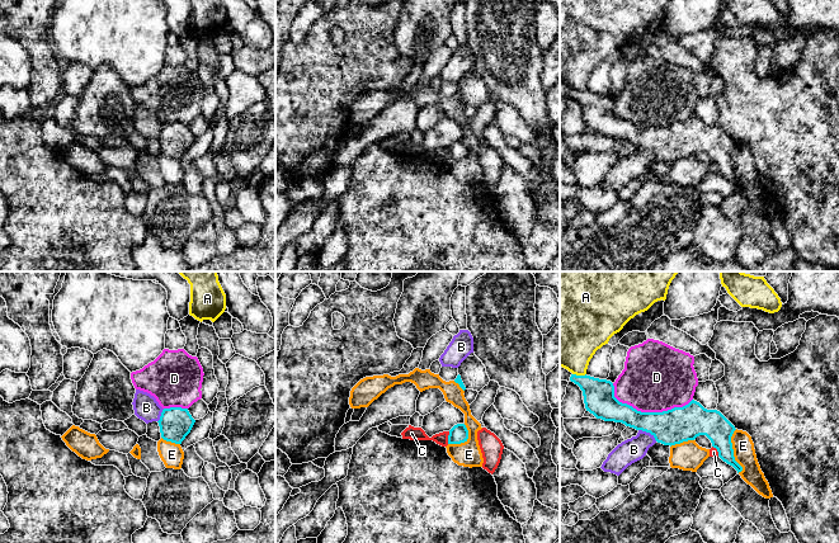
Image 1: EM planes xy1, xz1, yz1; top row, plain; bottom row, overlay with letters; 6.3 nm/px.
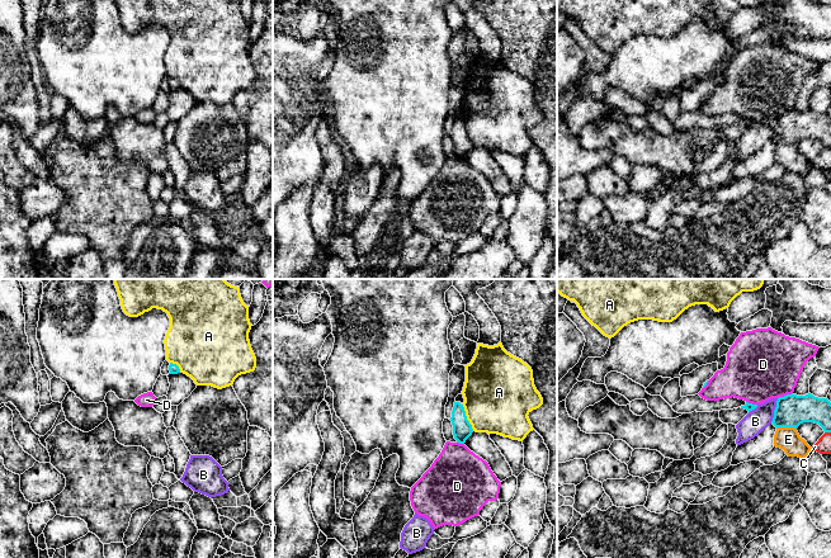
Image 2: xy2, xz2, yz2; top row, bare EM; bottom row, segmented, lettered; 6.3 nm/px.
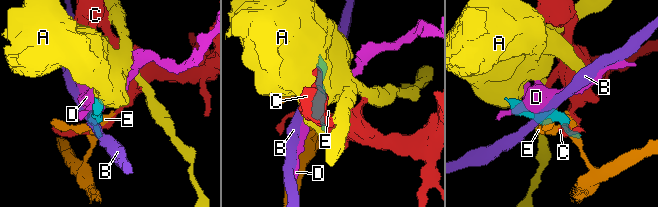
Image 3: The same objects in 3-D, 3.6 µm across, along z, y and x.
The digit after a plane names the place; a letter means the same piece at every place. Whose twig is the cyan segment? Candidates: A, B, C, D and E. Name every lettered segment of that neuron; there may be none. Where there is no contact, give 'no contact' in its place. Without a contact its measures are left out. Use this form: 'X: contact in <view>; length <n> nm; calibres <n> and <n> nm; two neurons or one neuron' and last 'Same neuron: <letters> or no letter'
A: contact in xz2; length 180 nm; calibres 120 and 440 nm; two neurons
B: contact in yz2; length 170 nm; calibres 200 and 150 nm; two neurons
C: contact in xz1; length 80 nm; calibres 120 and 90 nm; two neurons
D: contact in yz1; length 500 nm; calibres 220 and 440 nm; two neurons
E: contact in yz1; length 280 nm; calibres 180 and 140 nm; two neurons
Same neuron: no letter

